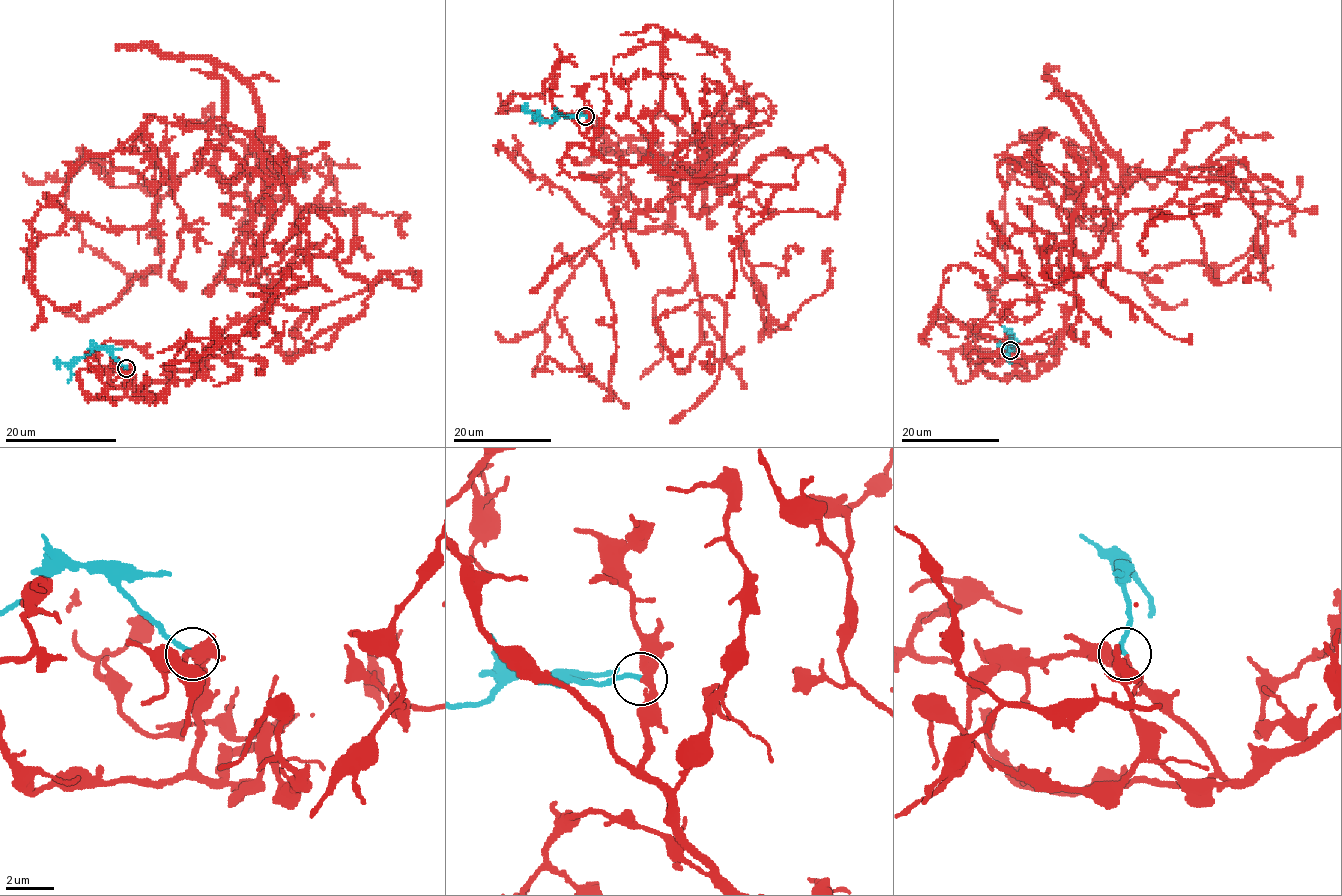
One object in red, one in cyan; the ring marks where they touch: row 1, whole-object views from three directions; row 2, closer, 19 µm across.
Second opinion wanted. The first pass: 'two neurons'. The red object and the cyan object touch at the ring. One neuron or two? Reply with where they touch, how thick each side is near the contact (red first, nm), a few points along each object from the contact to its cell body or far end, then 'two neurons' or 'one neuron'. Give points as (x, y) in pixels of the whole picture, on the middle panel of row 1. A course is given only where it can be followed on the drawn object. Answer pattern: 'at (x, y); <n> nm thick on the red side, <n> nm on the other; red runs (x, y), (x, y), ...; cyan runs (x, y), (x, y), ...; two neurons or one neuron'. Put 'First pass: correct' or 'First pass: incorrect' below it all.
at (585, 116); 320 nm thick on the red side, 200 nm on the other; red runs (586, 116), (736, 176), (711, 208), (666, 161), (679, 372), (657, 320), (724, 308), (670, 423); cyan runs (586, 116), (557, 116), (552, 121), (545, 121), (533, 115), (527, 102); one neuron
First pass: incorrect

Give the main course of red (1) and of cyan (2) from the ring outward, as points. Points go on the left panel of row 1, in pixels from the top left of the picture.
1: (126, 368), (200, 364), (297, 252), (224, 67), (224, 192), (259, 160), (207, 290), (284, 192), (223, 211)
2: (126, 368), (99, 347), (80, 358), (59, 361)

